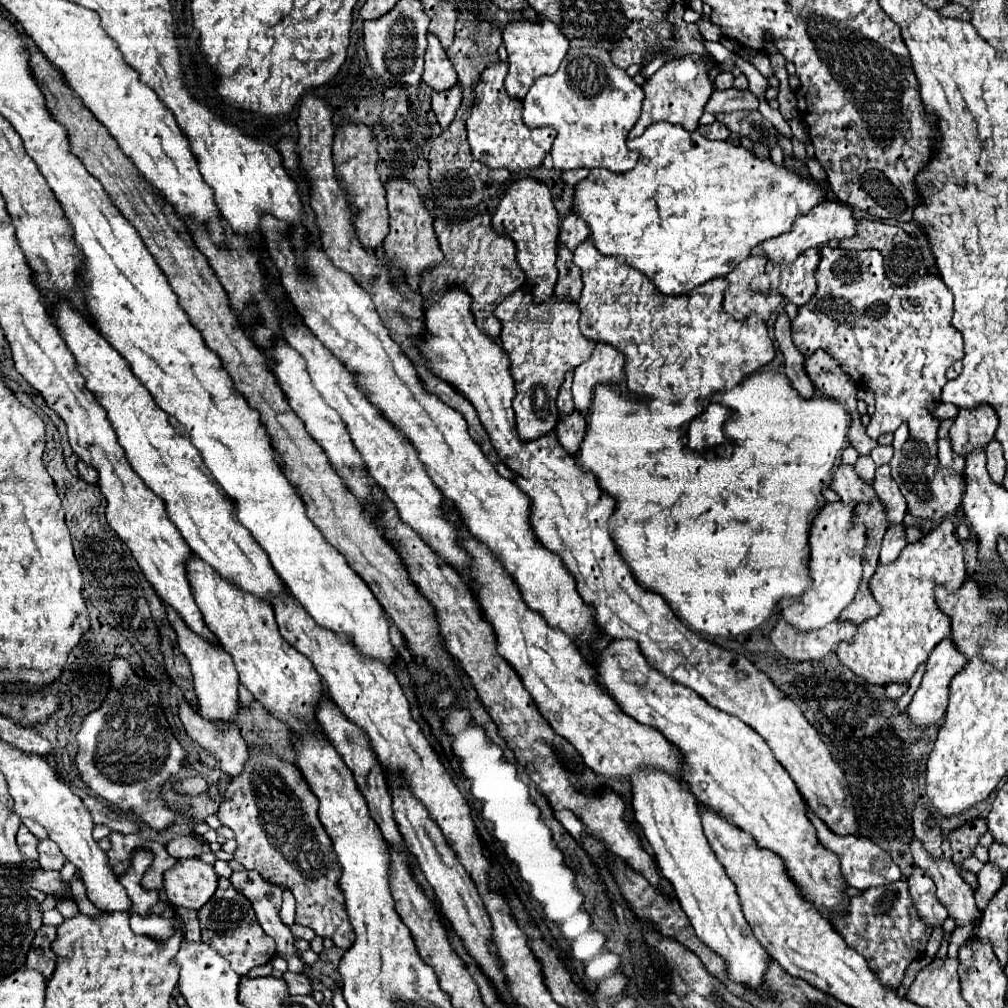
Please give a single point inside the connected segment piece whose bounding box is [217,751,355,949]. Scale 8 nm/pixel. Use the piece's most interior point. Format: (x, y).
(272, 812)

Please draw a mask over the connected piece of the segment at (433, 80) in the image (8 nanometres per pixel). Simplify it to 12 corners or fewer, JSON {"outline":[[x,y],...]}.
{"outline":[[431,33],[423,81],[433,91],[457,83],[455,69]]}

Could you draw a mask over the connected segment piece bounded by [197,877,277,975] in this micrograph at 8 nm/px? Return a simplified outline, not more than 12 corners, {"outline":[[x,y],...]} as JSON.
{"outline":[[225,877],[197,911],[203,941],[245,975],[275,941]]}

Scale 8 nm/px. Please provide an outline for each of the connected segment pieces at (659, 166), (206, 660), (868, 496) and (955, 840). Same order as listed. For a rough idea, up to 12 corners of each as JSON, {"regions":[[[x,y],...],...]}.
{"regions":[[[673,123],[573,189],[659,297],[725,277],[823,201]],[[169,607],[201,717],[235,723],[239,675]],[[839,465],[831,489],[849,503],[873,503],[877,495],[851,465]],[[985,819],[951,831],[953,863],[971,887],[975,873],[963,867],[987,831]]]}

